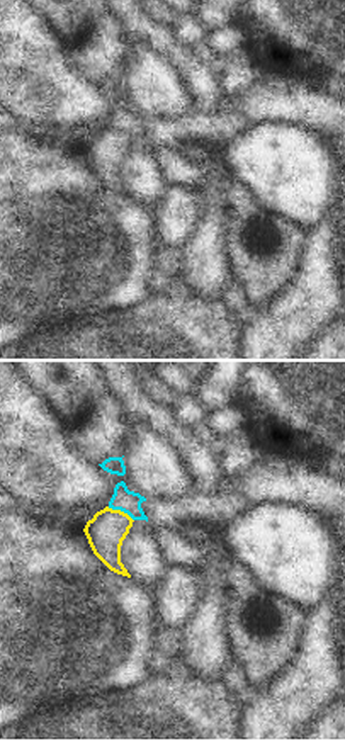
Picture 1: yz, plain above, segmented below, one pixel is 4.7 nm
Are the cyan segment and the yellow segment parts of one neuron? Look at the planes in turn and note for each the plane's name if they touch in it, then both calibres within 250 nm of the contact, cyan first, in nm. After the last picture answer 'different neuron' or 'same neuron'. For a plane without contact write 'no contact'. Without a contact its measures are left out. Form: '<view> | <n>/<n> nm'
yz | 110/180 nm

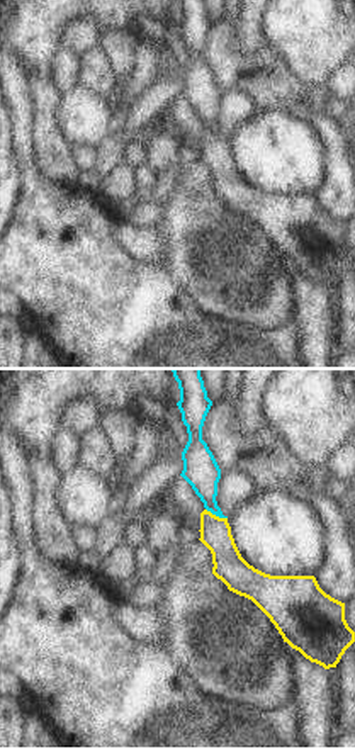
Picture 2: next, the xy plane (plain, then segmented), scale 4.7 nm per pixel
xy | 170/150 nm

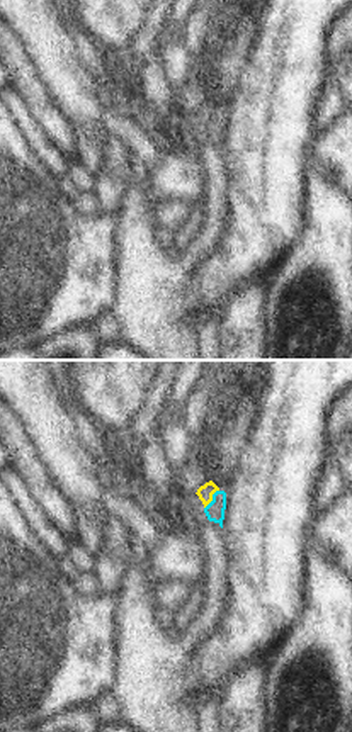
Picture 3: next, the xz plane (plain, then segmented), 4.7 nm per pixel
xz | 90/70 nm

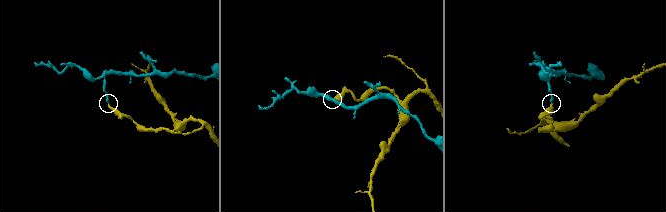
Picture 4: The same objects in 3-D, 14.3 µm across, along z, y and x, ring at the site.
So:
different neuron

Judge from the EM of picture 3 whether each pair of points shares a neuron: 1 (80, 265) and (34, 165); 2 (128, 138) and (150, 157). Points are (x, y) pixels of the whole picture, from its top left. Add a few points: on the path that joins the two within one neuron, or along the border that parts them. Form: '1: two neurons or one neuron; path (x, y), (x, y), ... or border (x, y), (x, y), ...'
1: one neuron; path (55, 240), (34, 219), (34, 191)
2: one neuron; path (133, 140), (145, 152)

